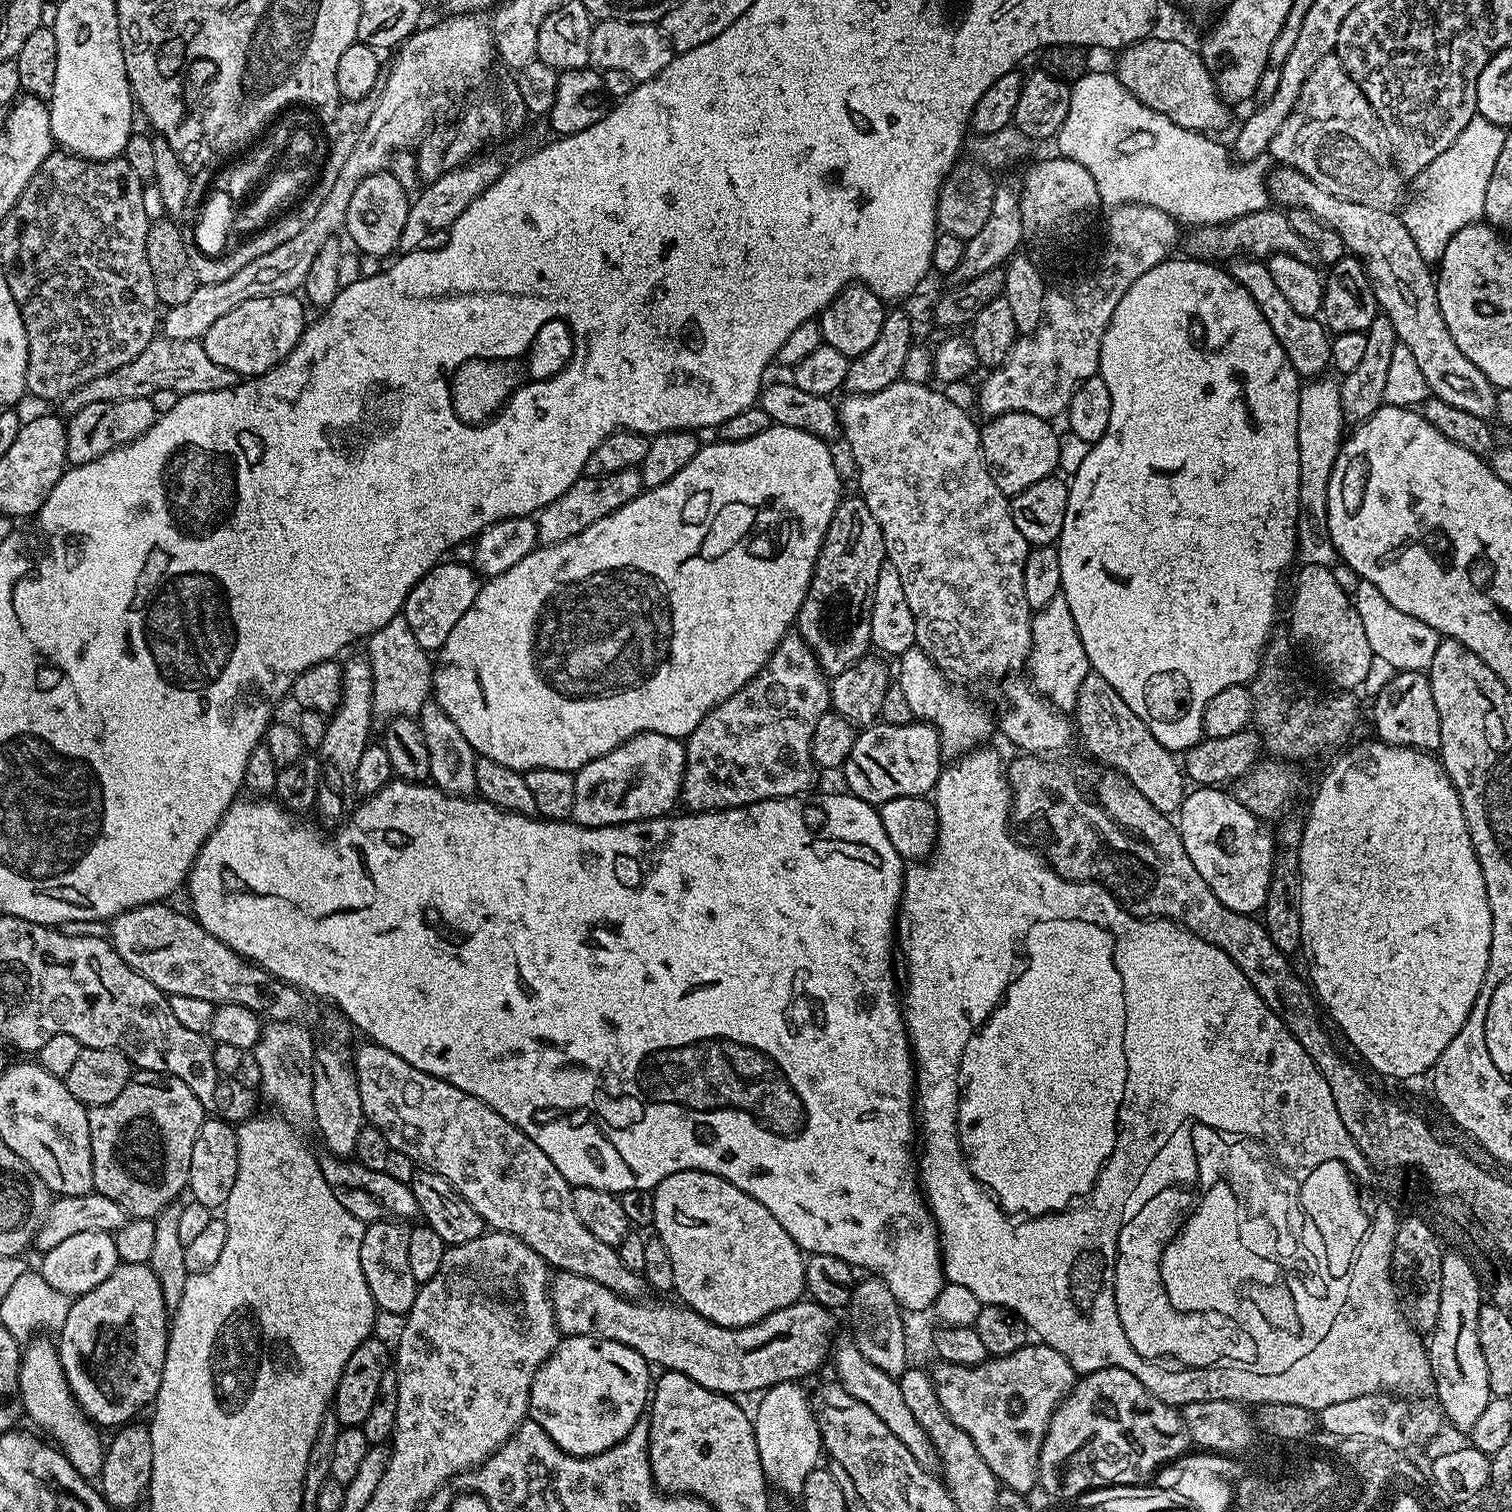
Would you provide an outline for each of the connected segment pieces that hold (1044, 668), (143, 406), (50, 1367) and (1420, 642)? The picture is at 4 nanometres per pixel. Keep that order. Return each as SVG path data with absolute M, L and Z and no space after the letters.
M1063 595L1052 599L1050 606L1039 609L1032 618L1032 652L1028 656L1027 671L1032 671L1035 691L1043 695L1052 705L1068 714L1075 709L1078 702L1078 690L1090 671L1086 650L1082 650L1082 638L1078 638L1078 626L1074 626L1074 614L1070 614L1070 606Z
M147 396L126 398L118 402L94 402L90 406L82 406L82 410L66 420L66 454L69 465L94 462L94 458L102 458L102 454L134 442L138 437L144 436L150 426L156 424L157 415L151 399Z
M48 1338L33 1339L23 1349L20 1358L20 1385L27 1419L32 1419L41 1428L41 1433L49 1432L53 1436L51 1439L64 1453L70 1466L78 1470L78 1474L89 1478L99 1477L106 1447L105 1441L100 1441L101 1429L88 1419L74 1398L66 1374L62 1370L59 1347L53 1341L51 1344L44 1339Z
M1360 580L1357 585L1356 592L1354 588L1354 603L1358 610L1358 618L1362 618L1362 626L1366 629L1366 639L1370 641L1373 657L1379 663L1381 660L1382 663L1389 664L1396 672L1427 673L1430 662L1434 662L1434 650L1438 650L1442 639L1440 633L1435 632L1430 626L1426 626L1426 622L1418 622L1418 618L1414 618L1410 614L1402 614L1402 610L1390 606L1390 602L1386 602L1386 597L1378 591L1378 586L1365 580Z

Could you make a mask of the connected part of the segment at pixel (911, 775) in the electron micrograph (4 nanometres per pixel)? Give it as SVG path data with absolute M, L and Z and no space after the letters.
M876 722L865 727L842 765L847 791L873 806L890 802L890 798L927 797L935 789L941 771L940 735L935 726L923 722L906 725Z

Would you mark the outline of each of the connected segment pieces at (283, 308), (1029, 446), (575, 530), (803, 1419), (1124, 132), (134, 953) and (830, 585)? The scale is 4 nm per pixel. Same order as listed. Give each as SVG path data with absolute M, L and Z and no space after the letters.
M296 294L250 298L250 302L242 302L242 306L230 310L230 314L218 318L218 322L214 322L210 330L206 330L202 341L206 355L210 362L218 362L218 366L235 372L240 378L251 378L269 372L283 362L300 341L300 335L306 327L303 307L305 305L301 297Z
M1007 412L991 417L987 423L980 428L980 449L990 470L990 478L994 478L994 486L998 486L1005 496L1016 496L1026 490L1026 486L1042 482L1042 478L1053 475L1059 469L1060 436L1051 428L1053 425L1049 421L1025 412Z
M635 468L601 476L583 475L578 482L574 482L574 486L570 486L570 490L566 490L566 494L562 494L562 498L554 498L554 502L540 509L535 517L537 541L541 545L566 542L566 538L574 538L574 534L582 534L586 526L594 526L598 518L606 518L614 514L614 510L626 506L626 502L638 498L643 491L645 491L644 483Z
M800 1382L776 1384L767 1389L759 1397L760 1405L756 1408L756 1416L752 1420L754 1438L758 1442L758 1458L762 1462L762 1470L768 1478L769 1485L773 1489L781 1488L786 1495L792 1498L799 1497L802 1486L806 1486L806 1478L821 1463L822 1441L820 1427L816 1421L816 1414L812 1406L809 1393L804 1393L805 1385Z
M1089 70L1082 78L1071 81L1070 87L1070 111L1066 113L1066 122L1062 122L1056 131L1054 145L1063 159L1082 166L1082 170L1094 178L1101 205L1154 206L1170 214L1170 218L1181 226L1228 224L1246 214L1261 212L1269 207L1268 174L1274 167L1271 155L1265 154L1253 160L1234 163L1229 145L1227 148L1212 140L1216 138L1211 135L1191 132L1189 128L1170 122L1166 114L1150 110L1150 106L1138 102L1138 98L1134 98L1134 94L1130 94L1130 90L1126 90L1126 86L1122 86L1120 79L1111 71Z
M167 903L143 904L137 908L126 910L112 917L110 921L110 943L116 953L142 978L154 982L158 990L169 997L185 996L186 998L202 998L214 1006L233 1004L246 1006L261 1018L272 1022L304 1022L307 1021L309 997L293 984L285 984L276 976L271 976L265 968L239 956L230 946L218 942L214 934L210 934L187 911L179 912L176 908L167 908Z
M845 495L826 530L798 617L798 635L810 646L820 669L829 677L842 674L842 670L869 655L874 586L878 586L878 570L882 570L884 563L884 539L878 518L870 514L863 496Z

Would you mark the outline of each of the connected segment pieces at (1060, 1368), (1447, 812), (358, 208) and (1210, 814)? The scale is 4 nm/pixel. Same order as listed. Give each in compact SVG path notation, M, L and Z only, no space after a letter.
M1029 1342L1023 1348L1014 1350L1014 1354L994 1356L974 1366L943 1362L937 1365L936 1369L931 1369L930 1375L936 1383L938 1402L942 1402L942 1410L946 1410L950 1422L970 1434L974 1446L978 1446L978 1454L982 1454L986 1466L994 1470L996 1479L1003 1487L1015 1492L1031 1493L1031 1488L1035 1489L1038 1484L1040 1451L1050 1418L1078 1379L1070 1362L1066 1362L1066 1358L1062 1358L1062 1354L1048 1344Z
M1371 738L1365 744L1356 744L1332 764L1332 769L1320 780L1308 820L1303 821L1304 833L1300 847L1300 881L1302 882L1302 956L1308 959L1307 979L1323 1011L1340 1027L1340 1032L1352 1043L1352 1048L1384 1076L1408 1080L1411 1076L1427 1073L1438 1062L1442 1050L1454 1042L1458 1030L1472 1013L1486 970L1490 962L1492 941L1492 911L1486 898L1486 878L1472 845L1472 835L1466 826L1466 814L1460 805L1458 790L1446 774L1444 765L1433 753L1419 752Z
M391 171L370 174L362 178L362 182L358 182L358 190L354 190L354 198L350 198L343 231L348 234L354 244L352 246L359 253L364 252L381 258L391 257L391 252L395 253L399 249L409 203L409 189L403 188L398 178L392 176Z
M1220 786L1193 787L1184 797L1178 827L1194 870L1202 874L1214 898L1235 912L1259 913L1270 890L1272 863L1277 853L1273 829L1250 814L1231 791Z

